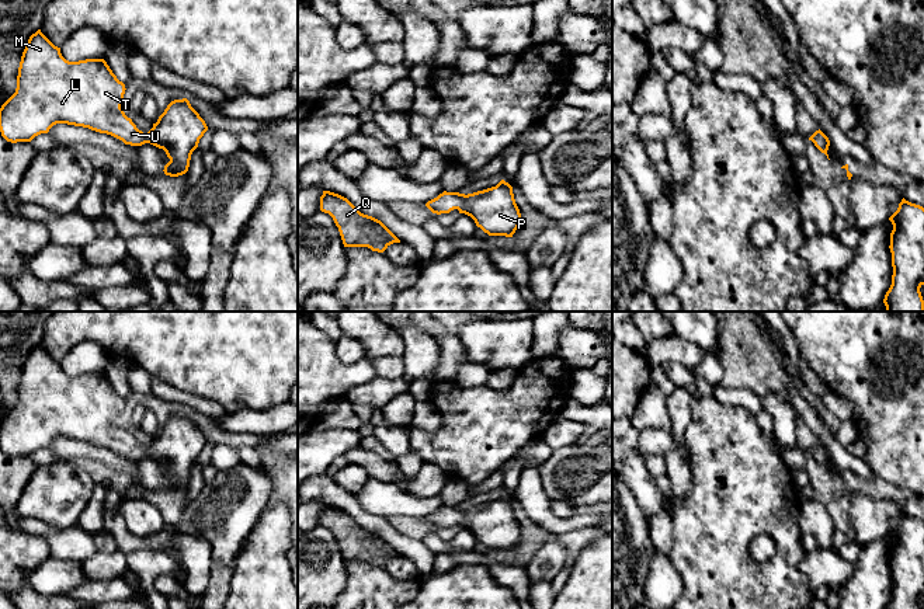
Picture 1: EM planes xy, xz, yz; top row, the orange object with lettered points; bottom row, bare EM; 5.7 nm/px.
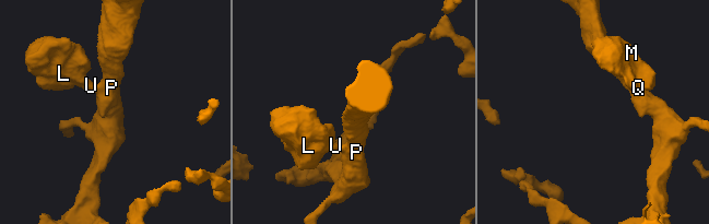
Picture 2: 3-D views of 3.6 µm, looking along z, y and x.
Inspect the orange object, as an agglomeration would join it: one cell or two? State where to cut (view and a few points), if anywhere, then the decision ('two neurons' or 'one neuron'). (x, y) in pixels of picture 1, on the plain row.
no cut | one neuron

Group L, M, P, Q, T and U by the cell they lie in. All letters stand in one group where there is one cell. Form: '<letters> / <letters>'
L M P Q T U

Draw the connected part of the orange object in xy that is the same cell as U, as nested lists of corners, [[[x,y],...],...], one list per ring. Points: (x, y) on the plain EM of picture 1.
[[[38,344],[29,351],[22,366],[15,407],[0,422],[1,450],[11,457],[31,456],[35,450],[48,448],[56,438],[83,441],[111,449],[125,459],[150,457],[163,463],[170,473],[164,480],[164,488],[170,491],[185,488],[192,466],[208,445],[205,435],[187,413],[174,414],[153,442],[143,448],[121,422],[125,404],[125,399],[117,393],[104,373],[69,376],[62,370],[60,362]]]

